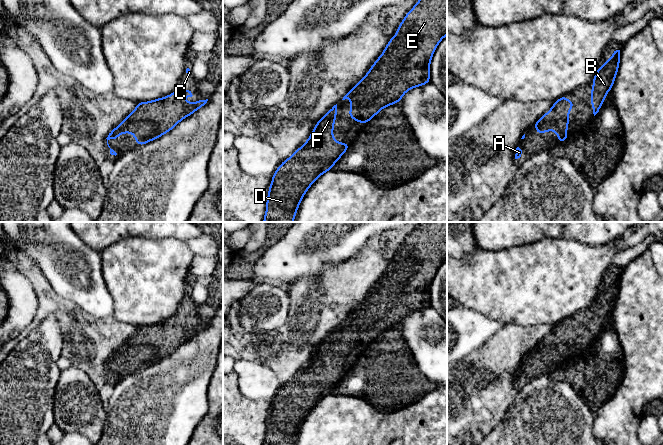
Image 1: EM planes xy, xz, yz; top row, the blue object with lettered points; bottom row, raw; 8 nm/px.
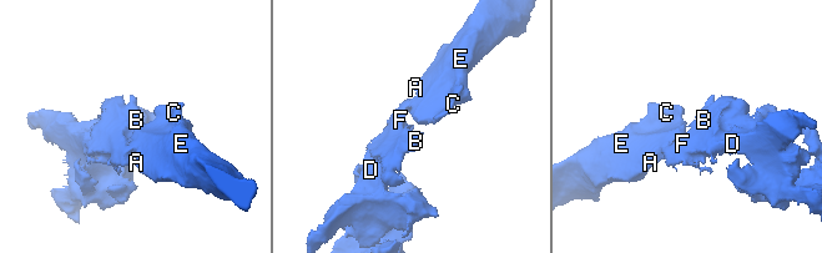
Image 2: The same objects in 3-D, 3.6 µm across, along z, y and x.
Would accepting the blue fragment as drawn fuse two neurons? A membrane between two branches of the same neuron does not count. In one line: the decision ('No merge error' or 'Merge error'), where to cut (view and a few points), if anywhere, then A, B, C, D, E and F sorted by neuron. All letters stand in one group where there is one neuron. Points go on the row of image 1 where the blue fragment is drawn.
No merge error. No split. Groups: A B C D E F

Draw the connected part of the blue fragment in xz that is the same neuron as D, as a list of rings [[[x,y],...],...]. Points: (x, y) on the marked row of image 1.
[[[334,105],[315,125],[308,140],[278,166],[268,187],[263,222],[294,222],[299,204],[309,187],[351,146],[337,142],[333,128],[337,116]]]

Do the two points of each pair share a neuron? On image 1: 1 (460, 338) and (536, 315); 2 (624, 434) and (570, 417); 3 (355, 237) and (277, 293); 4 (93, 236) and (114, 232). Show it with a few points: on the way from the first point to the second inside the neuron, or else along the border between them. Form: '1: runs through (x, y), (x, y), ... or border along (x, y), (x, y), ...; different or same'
1: border along (483, 314), (499, 318), (505, 325); different
2: border along (594, 416), (593, 434); different
3: border along (260, 280), (268, 280), (283, 286); different
4: runs through (98, 232), (109, 232); same

